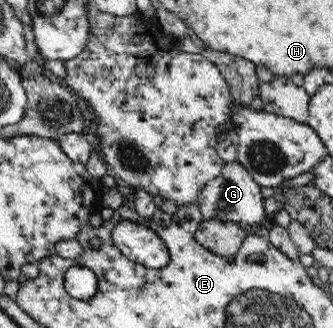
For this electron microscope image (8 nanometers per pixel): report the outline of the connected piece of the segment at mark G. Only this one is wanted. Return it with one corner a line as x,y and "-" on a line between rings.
237,161
225,162
219,175
206,184
200,192
198,200
204,220
219,220
226,223
235,223
247,229
253,225
263,225
271,218
265,213
265,201
261,194
261,186
253,180
253,176

